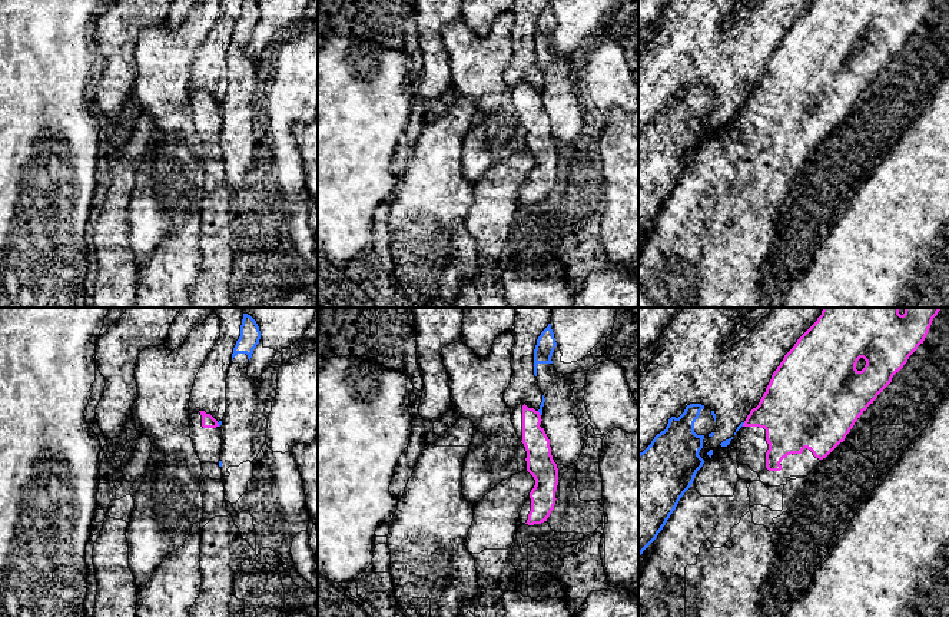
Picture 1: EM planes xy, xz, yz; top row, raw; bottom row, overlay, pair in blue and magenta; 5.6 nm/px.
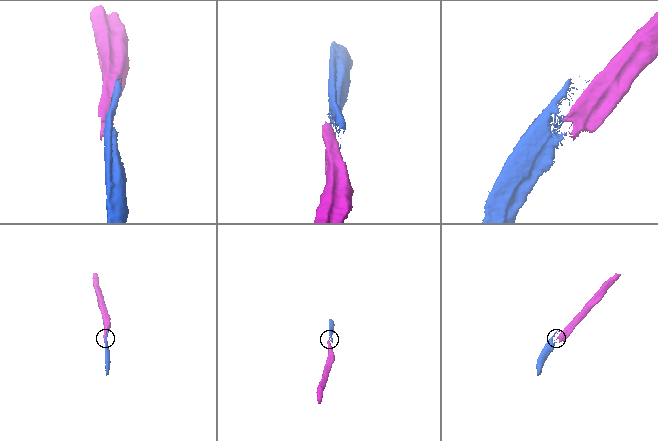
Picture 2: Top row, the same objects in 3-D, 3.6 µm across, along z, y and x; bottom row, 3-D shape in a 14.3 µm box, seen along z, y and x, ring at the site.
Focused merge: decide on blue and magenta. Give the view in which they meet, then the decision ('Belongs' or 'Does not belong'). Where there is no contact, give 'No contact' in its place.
Touches blue in xz. Does not belong

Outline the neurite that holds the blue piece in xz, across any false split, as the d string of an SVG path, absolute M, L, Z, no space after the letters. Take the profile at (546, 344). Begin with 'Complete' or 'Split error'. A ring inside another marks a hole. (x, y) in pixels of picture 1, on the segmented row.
Split error. M548 324L534 349L534 375L542 392L538 412L554 462L570 467L577 462L588 439L587 427L591 419L584 401L588 371L558 374L551 361L555 346L554 332Z

